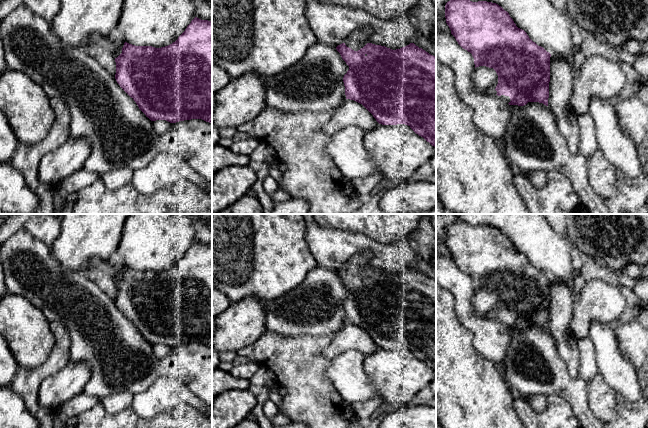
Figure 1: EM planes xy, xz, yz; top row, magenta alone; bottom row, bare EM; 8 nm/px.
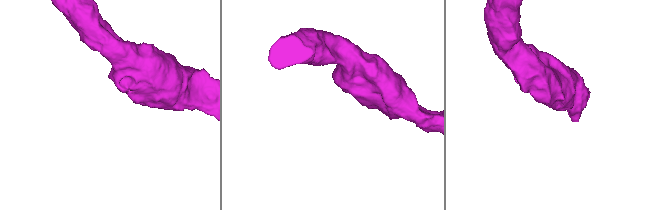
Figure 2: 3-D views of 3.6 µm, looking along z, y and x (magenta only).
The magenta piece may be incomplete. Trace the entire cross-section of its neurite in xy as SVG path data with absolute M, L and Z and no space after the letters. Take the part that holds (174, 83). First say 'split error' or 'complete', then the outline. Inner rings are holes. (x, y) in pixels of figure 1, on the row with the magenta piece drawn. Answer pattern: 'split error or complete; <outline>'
complete; M195 17L178 39L165 47L135 46L125 42L115 62L117 83L151 121L176 123L202 119L212 123L212 20Z

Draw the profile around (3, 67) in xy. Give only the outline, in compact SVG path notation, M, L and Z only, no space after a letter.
M0 34L0 75L3 74L6 70L7 70L7 65L5 62L4 46L3 46L3 41Z

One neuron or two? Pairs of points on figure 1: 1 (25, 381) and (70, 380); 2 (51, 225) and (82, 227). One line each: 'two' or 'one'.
1: two
2: two

